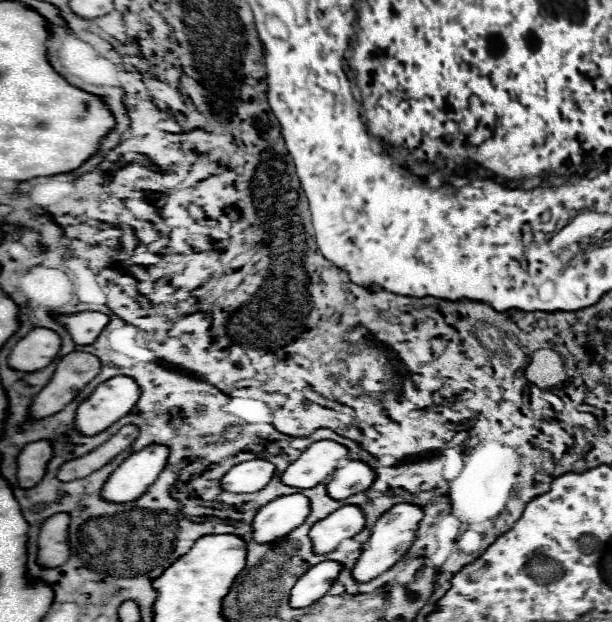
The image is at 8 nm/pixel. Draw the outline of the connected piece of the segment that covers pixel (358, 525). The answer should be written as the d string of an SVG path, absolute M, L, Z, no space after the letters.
M345 504L311 528L311 542L315 552L331 552L345 538L353 538L367 524L365 512L357 504Z

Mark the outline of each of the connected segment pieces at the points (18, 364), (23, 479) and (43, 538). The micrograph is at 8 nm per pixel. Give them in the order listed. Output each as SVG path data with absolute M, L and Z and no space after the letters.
M33 328L25 338L21 338L9 354L9 364L15 370L35 372L45 368L57 358L61 348L61 338L51 328Z
M39 440L39 442L31 442L23 448L23 452L19 454L19 486L21 488L33 488L37 486L45 472L47 472L47 464L53 458L53 442L51 440Z
M67 512L51 516L39 534L39 562L45 566L61 566L67 562L69 548L69 524L71 516Z

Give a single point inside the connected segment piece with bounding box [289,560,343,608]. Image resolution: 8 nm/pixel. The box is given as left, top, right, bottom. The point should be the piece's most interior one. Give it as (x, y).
(315, 583)

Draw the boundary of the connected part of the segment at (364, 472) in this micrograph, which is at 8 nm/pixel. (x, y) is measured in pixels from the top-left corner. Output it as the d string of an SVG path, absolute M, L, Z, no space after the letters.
M349 460L347 466L337 470L335 480L327 480L327 492L335 500L349 498L357 492L369 490L375 482L375 470L363 460Z

